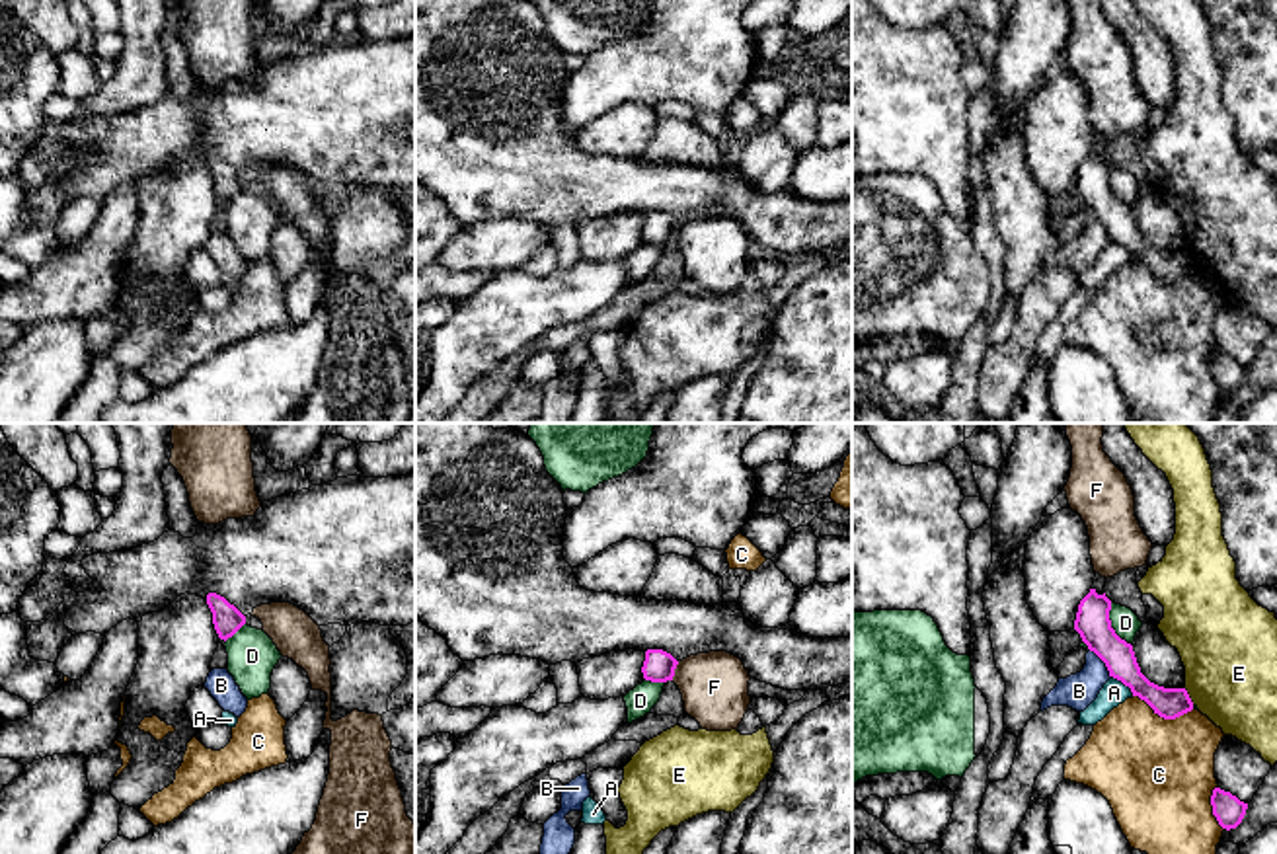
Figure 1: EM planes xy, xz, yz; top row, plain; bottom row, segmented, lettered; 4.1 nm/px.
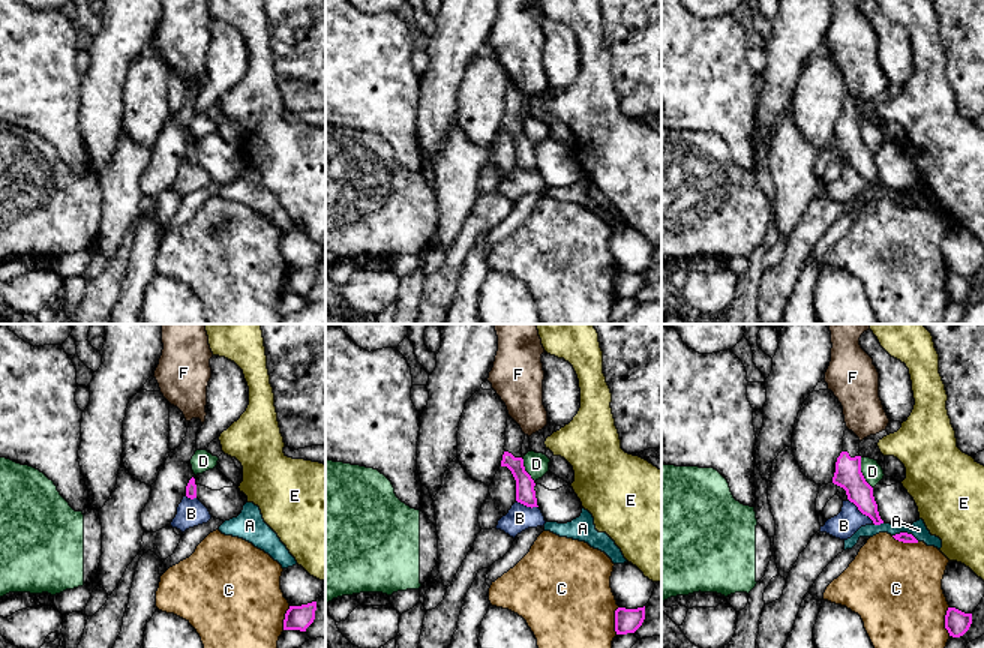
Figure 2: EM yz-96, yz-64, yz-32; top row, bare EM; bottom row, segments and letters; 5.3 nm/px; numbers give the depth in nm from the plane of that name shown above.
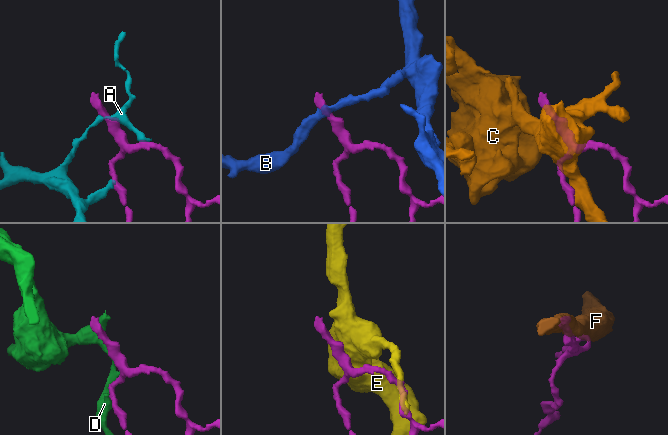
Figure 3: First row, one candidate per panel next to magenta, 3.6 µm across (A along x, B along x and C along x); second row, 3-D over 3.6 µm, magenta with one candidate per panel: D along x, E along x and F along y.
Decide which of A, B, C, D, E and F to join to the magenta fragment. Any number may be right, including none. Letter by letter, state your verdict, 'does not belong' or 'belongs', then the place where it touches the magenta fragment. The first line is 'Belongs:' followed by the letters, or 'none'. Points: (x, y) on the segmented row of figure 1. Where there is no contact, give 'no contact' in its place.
Belongs: none
A: does not belong | yz (1123, 683)
B: does not belong | yz (1104, 661)
C: does not belong | yz (1164, 718)
D: does not belong | yz (1110, 624)
E: does not belong | yz (1188, 697)
F: does not belong | xz (673, 671)

